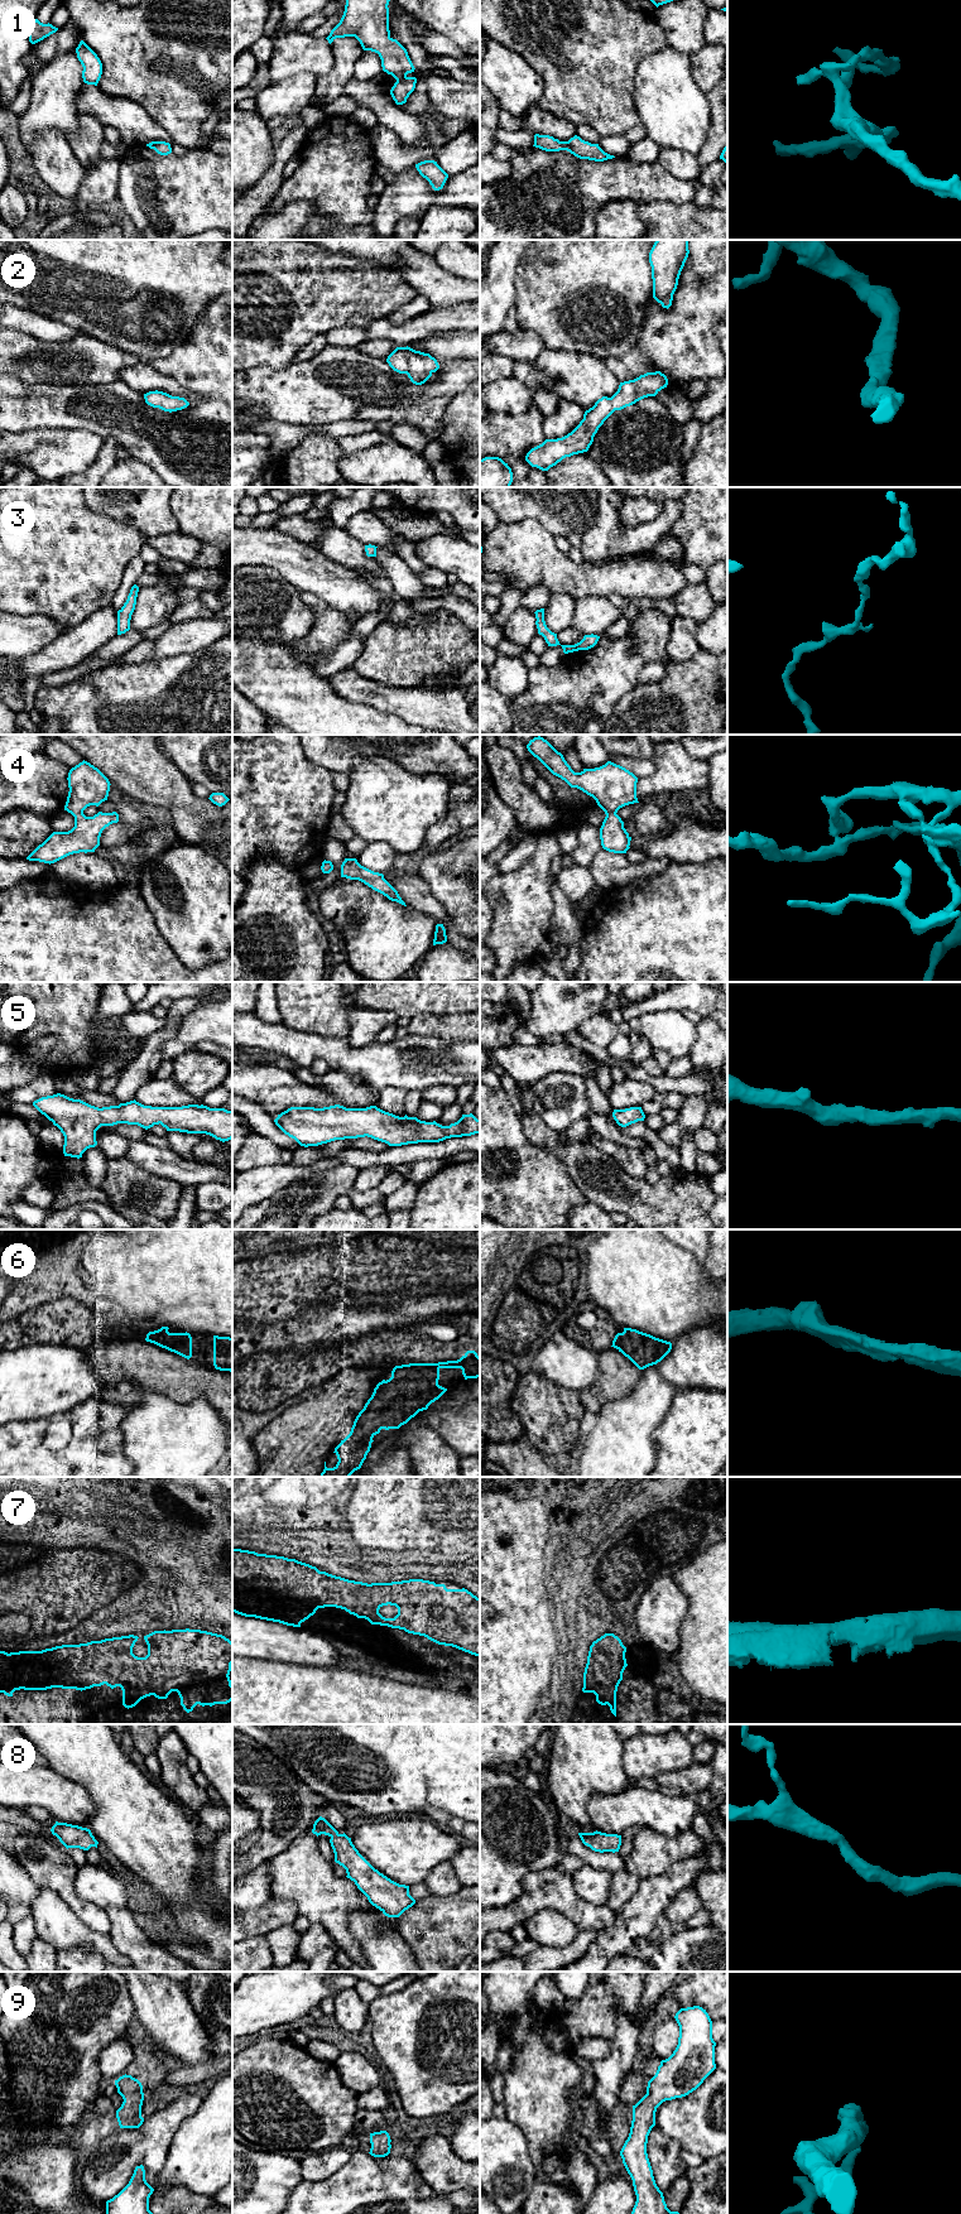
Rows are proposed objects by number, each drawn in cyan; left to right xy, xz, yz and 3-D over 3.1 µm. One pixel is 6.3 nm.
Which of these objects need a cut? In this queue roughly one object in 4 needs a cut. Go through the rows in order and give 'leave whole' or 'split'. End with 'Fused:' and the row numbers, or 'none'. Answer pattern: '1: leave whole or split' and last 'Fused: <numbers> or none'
1: leave whole
2: leave whole
3: leave whole
4: leave whole
5: leave whole
6: leave whole
7: leave whole
8: leave whole
9: leave whole
Fused: none

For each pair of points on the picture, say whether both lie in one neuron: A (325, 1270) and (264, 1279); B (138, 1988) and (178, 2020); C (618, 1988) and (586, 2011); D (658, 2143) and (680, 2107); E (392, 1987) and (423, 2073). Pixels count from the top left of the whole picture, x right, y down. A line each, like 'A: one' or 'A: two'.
A: one
B: one
C: one
D: two
E: two

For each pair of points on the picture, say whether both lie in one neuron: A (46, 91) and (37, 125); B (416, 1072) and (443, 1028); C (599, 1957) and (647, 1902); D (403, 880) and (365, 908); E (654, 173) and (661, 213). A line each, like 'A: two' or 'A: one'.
A: one
B: two
C: one
D: two
E: two

